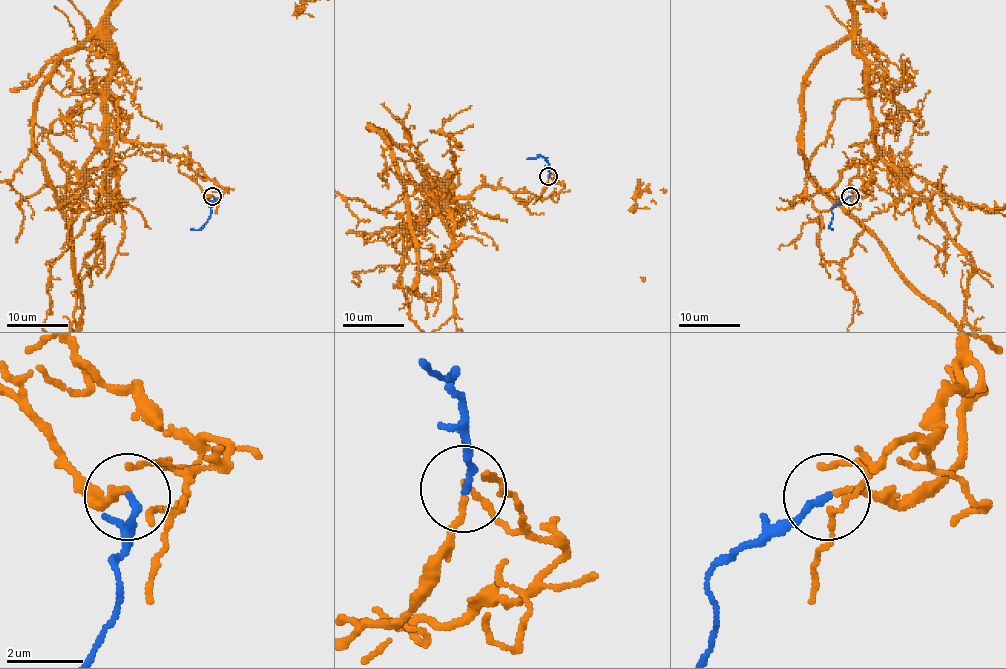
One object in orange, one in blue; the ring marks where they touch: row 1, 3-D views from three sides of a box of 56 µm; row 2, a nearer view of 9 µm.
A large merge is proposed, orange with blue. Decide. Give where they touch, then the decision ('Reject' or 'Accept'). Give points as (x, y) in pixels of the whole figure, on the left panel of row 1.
Place: (212, 196). Accept

